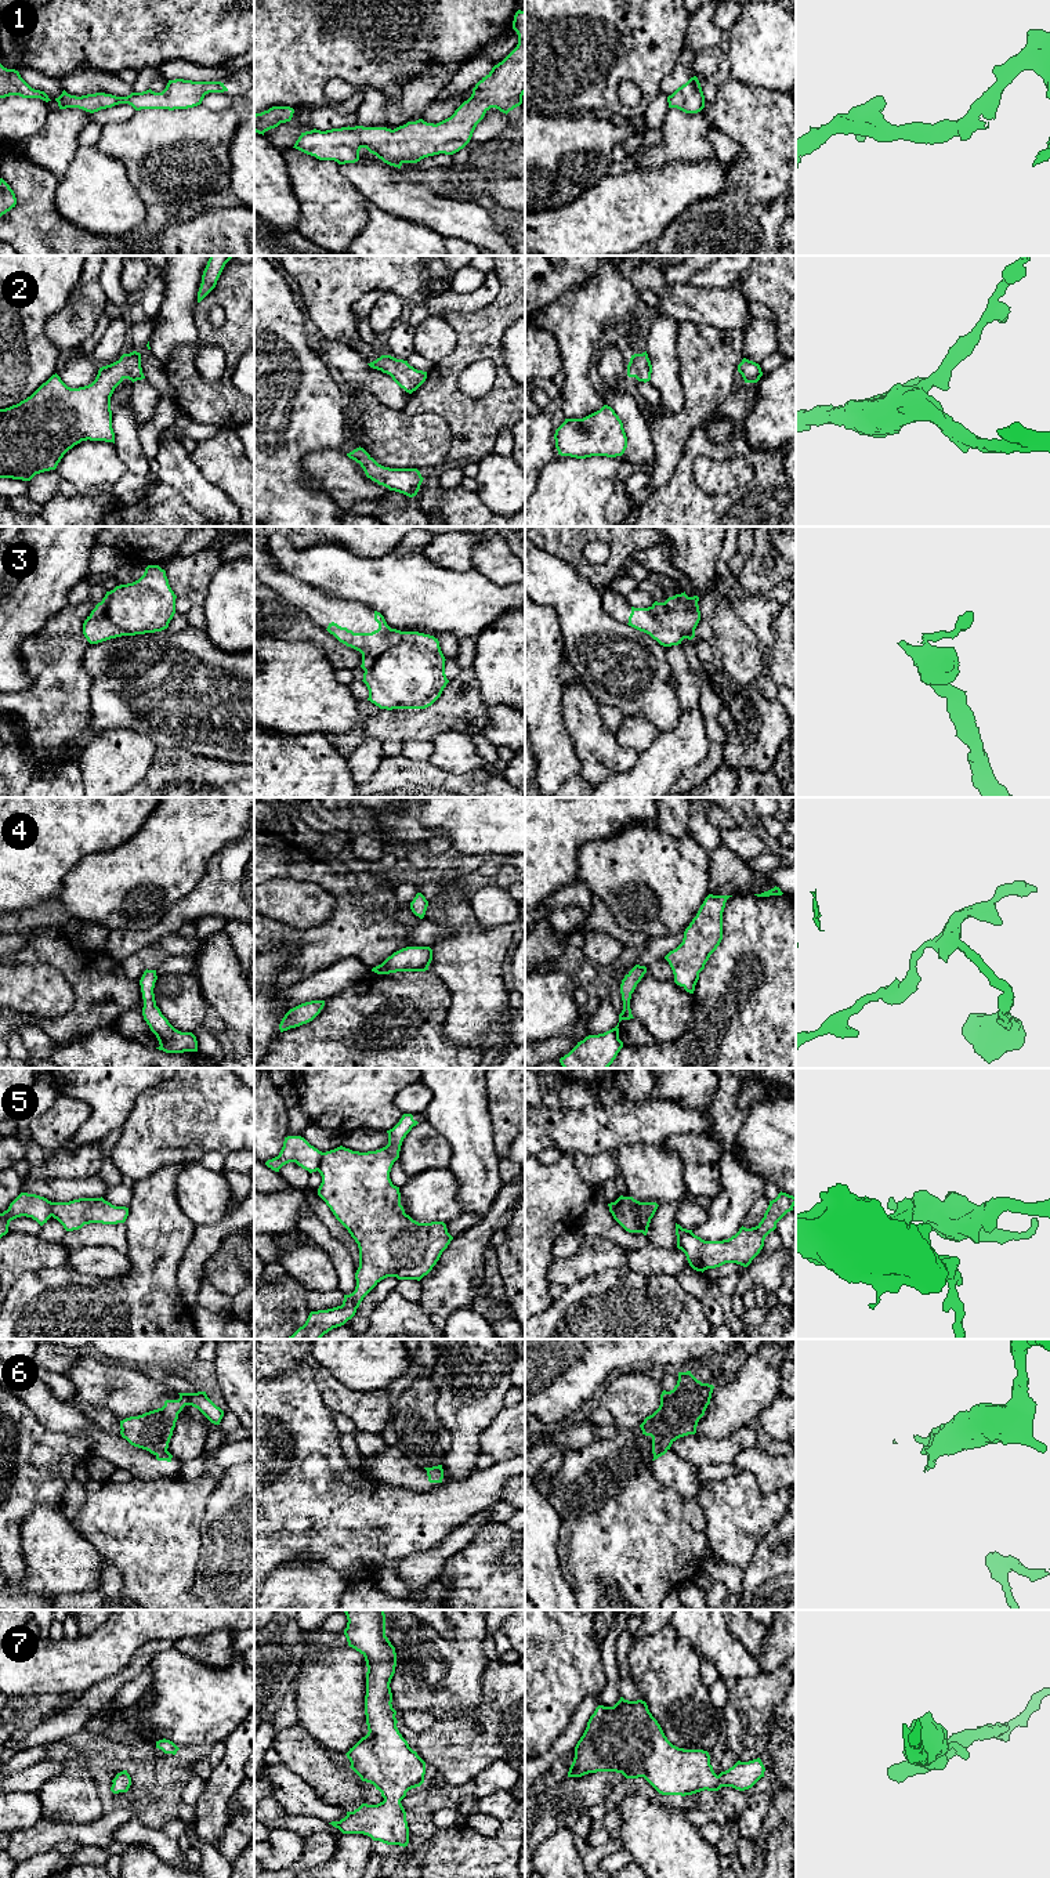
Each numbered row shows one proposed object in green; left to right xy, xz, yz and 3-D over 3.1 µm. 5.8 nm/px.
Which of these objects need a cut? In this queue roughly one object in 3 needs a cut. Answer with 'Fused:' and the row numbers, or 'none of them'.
Fused: 5, 6

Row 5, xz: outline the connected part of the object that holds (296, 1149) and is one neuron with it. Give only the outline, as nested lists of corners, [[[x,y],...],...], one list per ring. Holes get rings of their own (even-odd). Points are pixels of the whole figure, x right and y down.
[[[287,1136],[285,1137],[283,1147],[278,1157],[268,1159],[265,1165],[275,1172],[289,1164],[296,1162],[303,1169],[309,1173],[316,1172],[321,1164],[322,1151],[311,1146],[301,1136]]]

